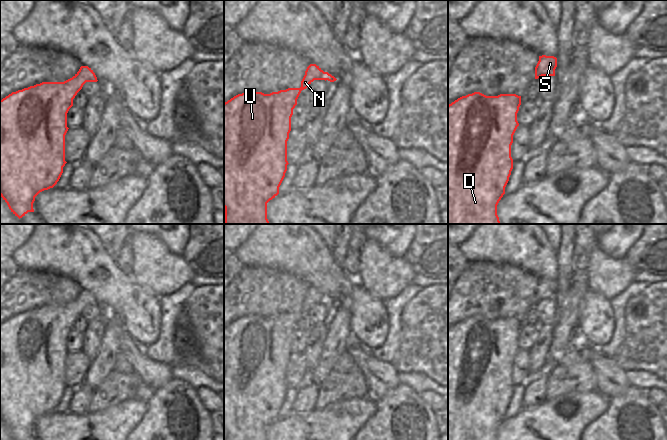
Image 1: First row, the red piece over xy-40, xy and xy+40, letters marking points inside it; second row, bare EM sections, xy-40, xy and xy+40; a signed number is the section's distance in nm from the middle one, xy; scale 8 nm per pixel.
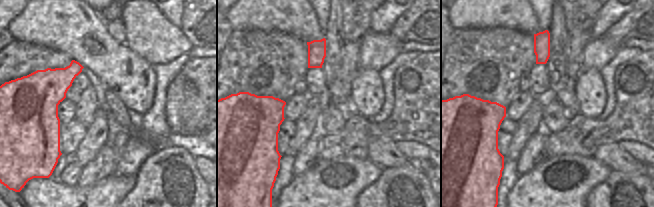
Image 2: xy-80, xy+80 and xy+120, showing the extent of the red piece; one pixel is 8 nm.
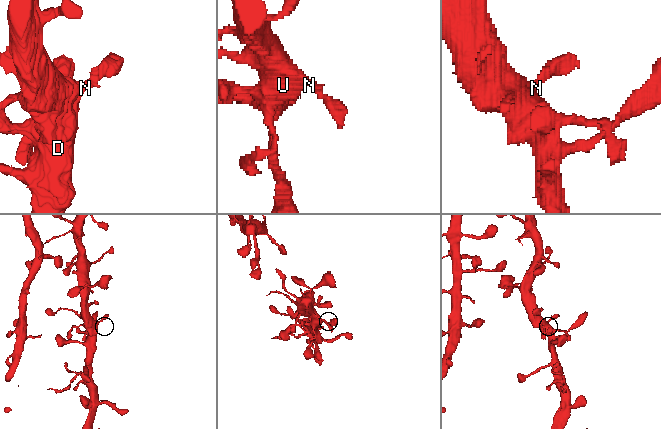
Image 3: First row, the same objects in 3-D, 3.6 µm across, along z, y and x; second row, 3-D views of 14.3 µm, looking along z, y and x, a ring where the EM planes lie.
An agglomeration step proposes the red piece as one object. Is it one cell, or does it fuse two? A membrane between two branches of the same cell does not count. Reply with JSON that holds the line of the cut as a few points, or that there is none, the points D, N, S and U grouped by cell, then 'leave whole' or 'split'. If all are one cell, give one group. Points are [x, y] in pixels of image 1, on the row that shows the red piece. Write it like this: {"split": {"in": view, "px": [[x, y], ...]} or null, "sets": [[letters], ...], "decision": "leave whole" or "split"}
{"split": null, "sets": [["D", "N", "S", "U"]], "decision": "leave whole"}

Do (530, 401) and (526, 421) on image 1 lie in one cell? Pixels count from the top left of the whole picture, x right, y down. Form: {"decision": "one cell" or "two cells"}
{"decision": "two cells"}

